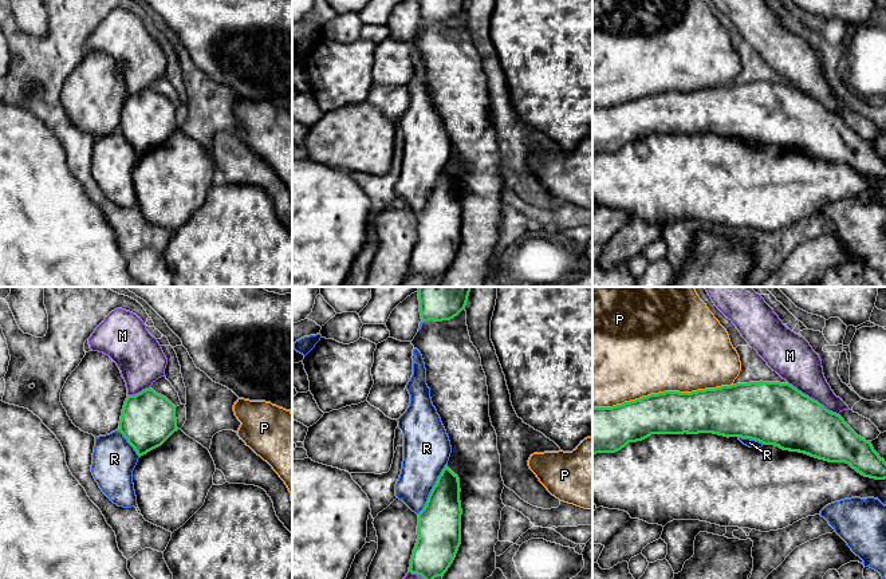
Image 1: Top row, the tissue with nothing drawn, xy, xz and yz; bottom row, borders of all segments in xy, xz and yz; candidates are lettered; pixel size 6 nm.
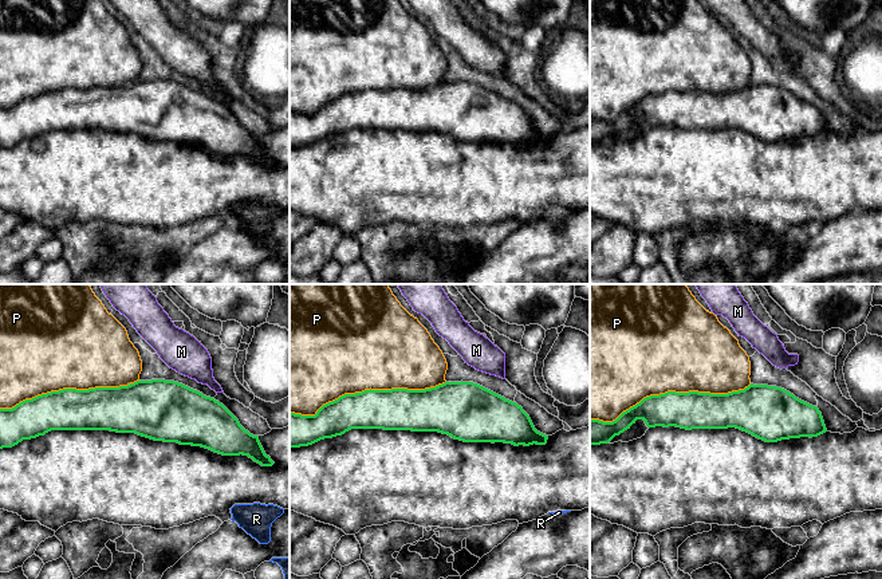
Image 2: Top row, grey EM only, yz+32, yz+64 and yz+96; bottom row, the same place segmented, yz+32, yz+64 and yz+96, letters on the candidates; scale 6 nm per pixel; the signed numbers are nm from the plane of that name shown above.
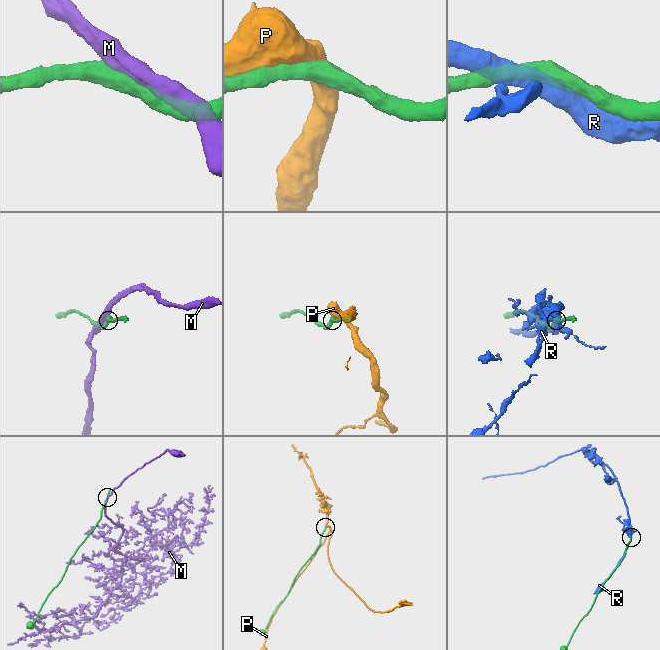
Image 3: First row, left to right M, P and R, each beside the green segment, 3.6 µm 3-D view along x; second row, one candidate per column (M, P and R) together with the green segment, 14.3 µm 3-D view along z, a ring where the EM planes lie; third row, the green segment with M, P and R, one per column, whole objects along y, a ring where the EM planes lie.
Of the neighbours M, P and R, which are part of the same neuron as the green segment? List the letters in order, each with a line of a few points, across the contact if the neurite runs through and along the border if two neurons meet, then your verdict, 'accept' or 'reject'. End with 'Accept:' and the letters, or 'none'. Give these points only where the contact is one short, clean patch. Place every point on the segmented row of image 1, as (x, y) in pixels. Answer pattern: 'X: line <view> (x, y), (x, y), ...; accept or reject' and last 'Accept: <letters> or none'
M: reject
P: reject
R: reject
Accept: none

